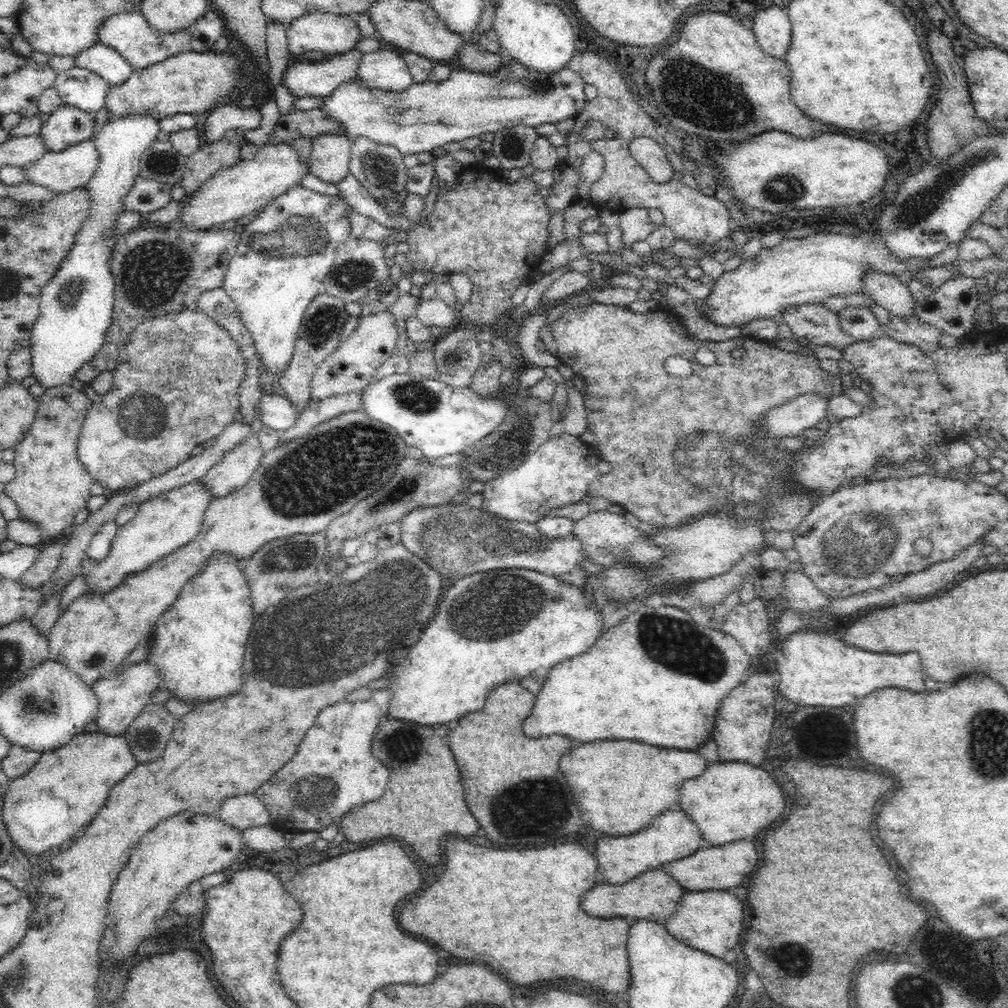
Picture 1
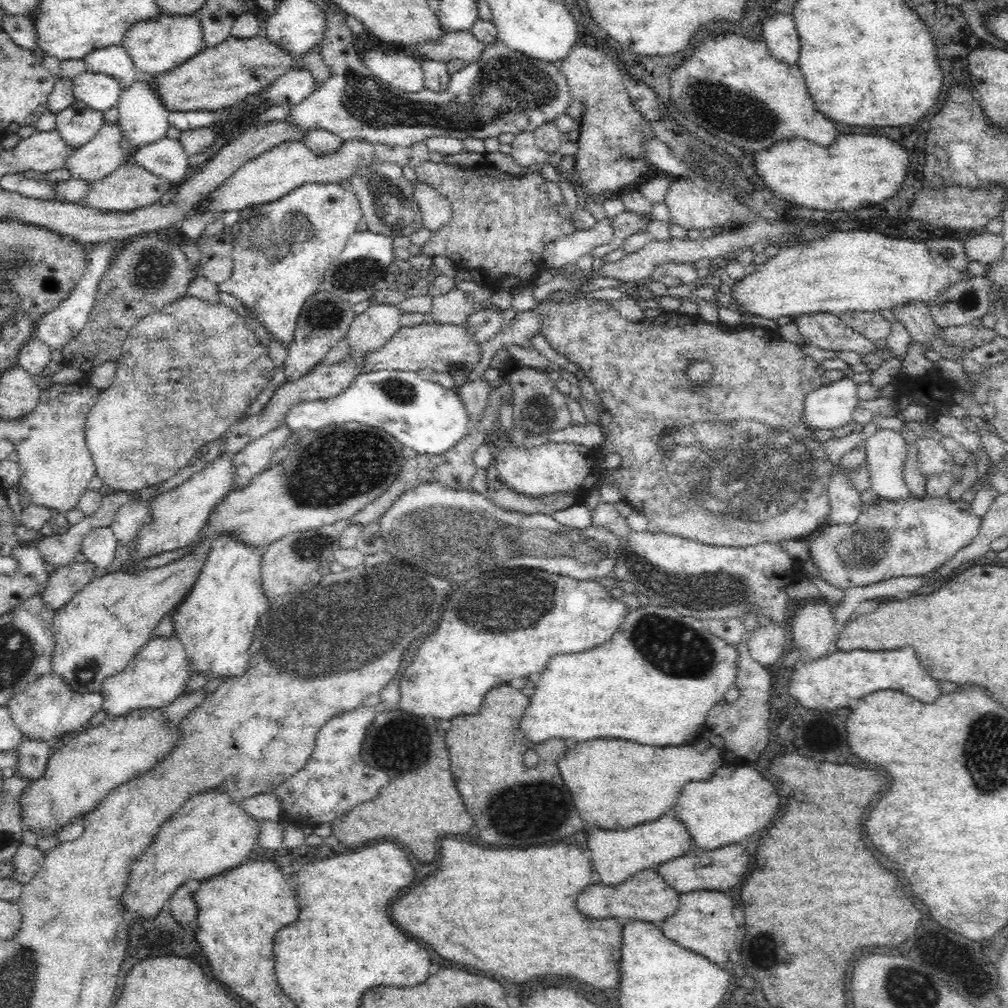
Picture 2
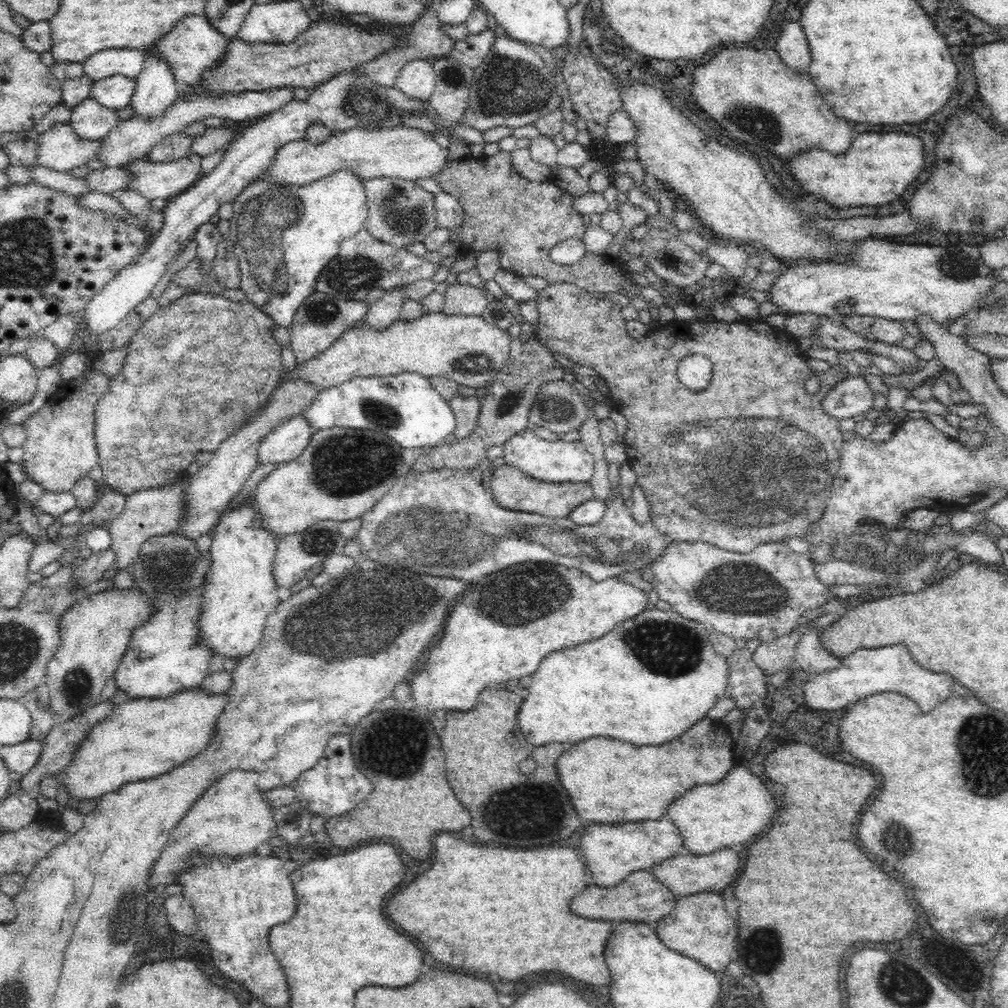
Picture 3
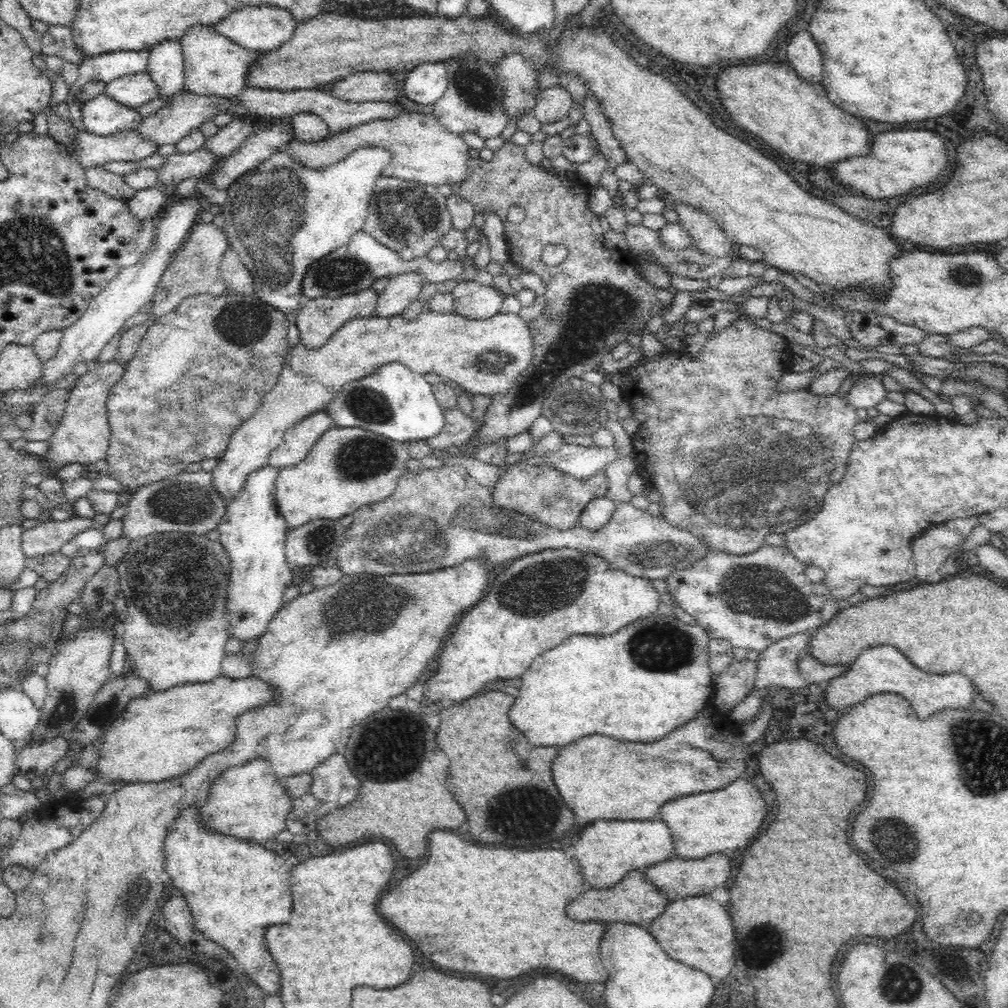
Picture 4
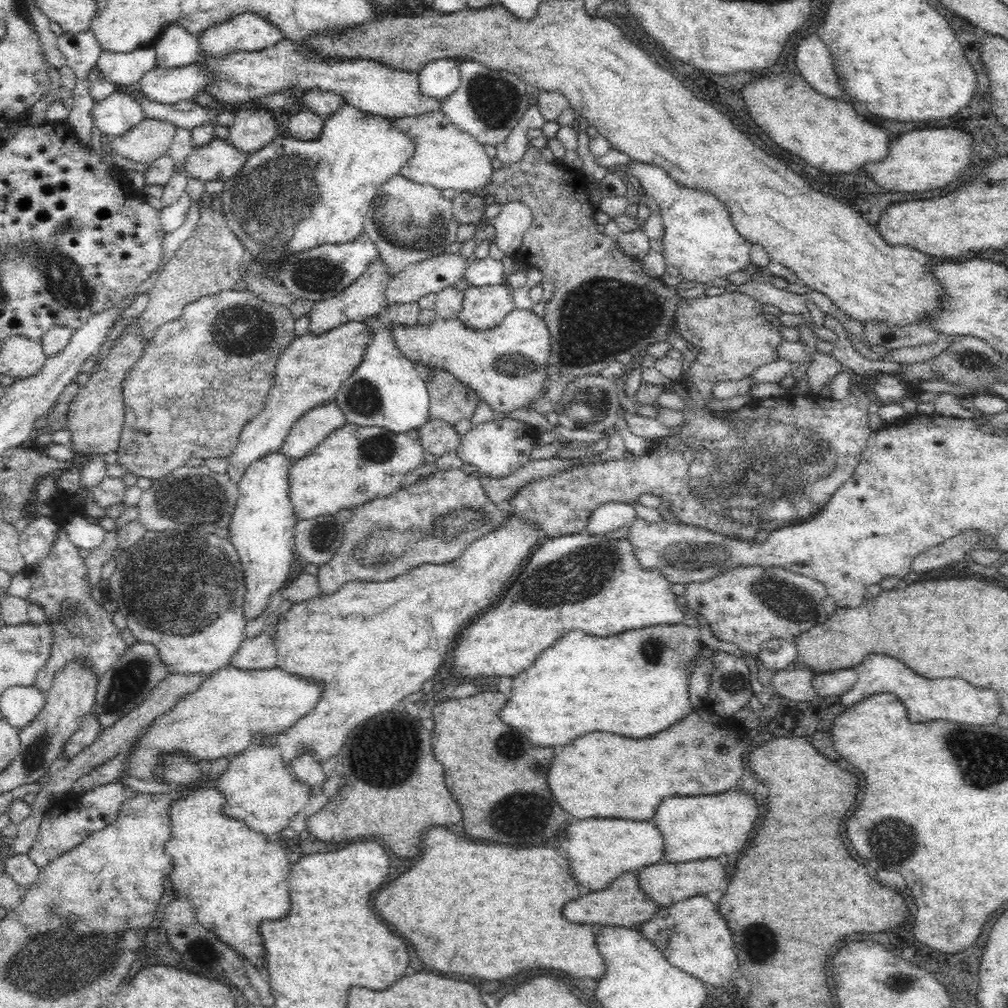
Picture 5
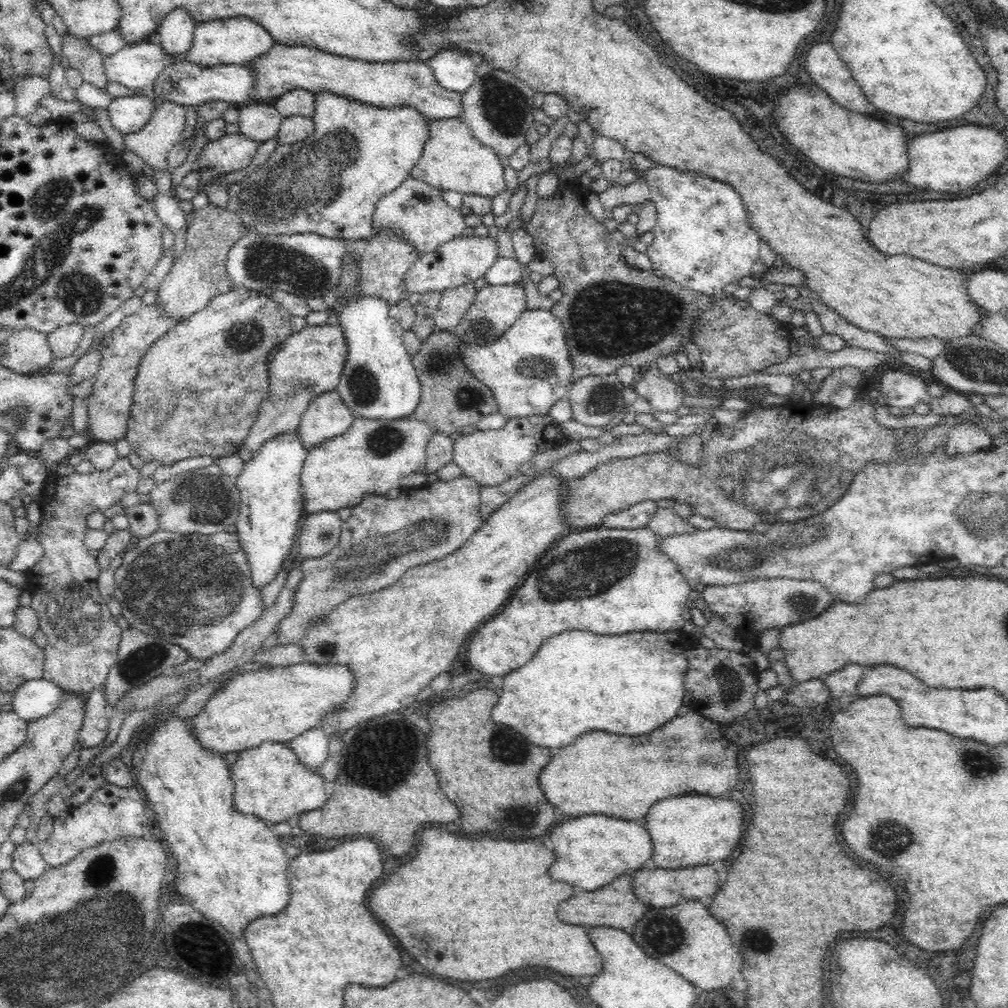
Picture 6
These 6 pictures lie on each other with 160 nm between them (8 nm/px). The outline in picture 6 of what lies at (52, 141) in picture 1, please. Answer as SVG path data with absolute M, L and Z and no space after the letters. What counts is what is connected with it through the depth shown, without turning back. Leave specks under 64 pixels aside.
M152 92L151 95L127 93L124 97L113 99L107 111L110 114L114 129L124 136L145 128L148 120L151 120L154 110L156 110L156 100L158 98Z

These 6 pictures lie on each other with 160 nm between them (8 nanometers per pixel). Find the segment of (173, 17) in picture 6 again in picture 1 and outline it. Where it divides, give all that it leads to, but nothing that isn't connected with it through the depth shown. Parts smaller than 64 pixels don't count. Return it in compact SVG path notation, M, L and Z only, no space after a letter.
M126 115L112 117L104 128L98 128L94 134L94 145L100 152L100 166L96 168L94 176L85 186L93 200L93 211L82 226L82 232L78 240L74 242L74 248L68 251L65 259L62 259L60 266L54 276L42 287L41 290L41 311L36 319L29 347L32 353L32 371L38 379L38 383L47 388L69 384L75 376L76 370L92 360L94 352L102 346L102 340L110 326L110 312L112 312L112 292L114 292L114 279L110 275L110 256L112 249L115 249L117 238L113 238L113 231L117 218L120 216L120 206L124 194L130 190L140 171L140 160L146 150L158 140L160 121L154 116L148 115Z

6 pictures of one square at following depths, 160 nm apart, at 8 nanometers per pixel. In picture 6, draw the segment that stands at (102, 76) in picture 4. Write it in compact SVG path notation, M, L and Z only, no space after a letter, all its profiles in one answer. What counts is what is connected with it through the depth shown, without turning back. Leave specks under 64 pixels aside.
M148 40L134 42L126 48L119 50L116 54L103 58L108 80L126 86L129 93L138 89L152 90L153 84L157 81L158 75L165 69L165 56L161 44L154 44Z

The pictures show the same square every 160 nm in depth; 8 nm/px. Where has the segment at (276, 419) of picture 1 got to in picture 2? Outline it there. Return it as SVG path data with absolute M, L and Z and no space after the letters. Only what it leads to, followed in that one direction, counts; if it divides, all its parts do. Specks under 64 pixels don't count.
M379 371L361 373L336 396L326 400L308 400L293 406L282 423L295 432L315 431L329 424L355 422L377 428L394 436L416 454L442 455L462 436L471 431L466 407L457 391L450 391L434 382L423 380L417 372Z

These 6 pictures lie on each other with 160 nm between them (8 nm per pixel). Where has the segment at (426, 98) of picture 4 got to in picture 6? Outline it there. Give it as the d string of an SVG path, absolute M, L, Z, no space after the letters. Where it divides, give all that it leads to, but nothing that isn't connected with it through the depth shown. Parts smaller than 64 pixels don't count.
M444 49L428 60L436 80L450 91L466 94L477 79L478 61L461 49Z

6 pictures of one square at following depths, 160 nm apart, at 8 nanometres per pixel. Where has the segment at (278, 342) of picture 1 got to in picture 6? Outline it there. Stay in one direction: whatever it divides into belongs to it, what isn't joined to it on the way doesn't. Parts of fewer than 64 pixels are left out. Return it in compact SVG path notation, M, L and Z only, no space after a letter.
M326 90L313 94L313 116L310 118L315 129L311 136L299 144L277 146L270 154L270 160L241 183L240 198L244 207L238 215L242 227L254 224L254 229L264 235L306 232L354 244L365 242L374 236L376 203L411 177L414 166L418 164L430 139L430 120L410 105L374 107Z

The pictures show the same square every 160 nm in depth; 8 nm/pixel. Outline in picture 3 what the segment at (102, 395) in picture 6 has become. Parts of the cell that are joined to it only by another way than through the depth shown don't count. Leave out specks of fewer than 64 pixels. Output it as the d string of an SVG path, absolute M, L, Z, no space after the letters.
M92 366L79 378L64 382L59 395L53 395L38 412L25 420L27 430L22 468L28 478L41 484L46 491L71 490L74 482L99 464L95 441L95 408L113 378Z

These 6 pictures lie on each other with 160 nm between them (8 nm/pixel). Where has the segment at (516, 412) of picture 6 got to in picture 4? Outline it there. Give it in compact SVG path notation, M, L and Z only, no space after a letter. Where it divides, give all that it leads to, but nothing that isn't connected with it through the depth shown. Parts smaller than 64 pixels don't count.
M422 311L418 318L412 320L406 320L401 315L396 316L388 316L386 318L382 318L381 316L376 316L375 314L371 317L364 318L353 318L345 322L328 340L326 340L326 344L323 344L320 348L308 348L305 344L301 342L290 347L288 355L282 362L282 370L277 384L274 384L272 388L270 388L270 392L266 392L260 406L257 408L257 411L248 419L245 420L234 432L231 436L230 442L228 443L226 452L219 456L216 468L211 472L213 476L213 485L214 488L217 488L217 491L225 498L225 500L231 500L242 490L242 486L246 482L248 475L250 472L254 472L254 470L258 470L258 468L262 468L264 466L269 465L269 456L270 453L280 446L280 443L283 441L284 433L290 428L293 427L299 420L302 418L306 418L309 414L312 414L316 411L325 410L326 405L334 398L335 394L339 392L339 390L354 380L362 379L364 376L369 376L371 373L376 371L376 368L380 368L380 366L384 364L388 364L390 362L398 361L402 364L405 364L411 372L419 373L420 375L424 373L432 373L438 376L442 376L444 378L448 378L452 382L462 386L462 388L466 388L466 393L474 394L482 394L482 396L490 396L494 395L505 395L509 390L512 384L514 384L514 380L517 380L522 373L529 367L531 360L533 359L534 347L533 340L535 336L533 336L533 332L529 329L530 322L526 322L522 320L522 317L518 314L514 314L512 312L508 313L498 313L497 315L491 316L489 319L482 320L472 320L468 319L465 316L460 316L456 313L439 313L436 311Z

